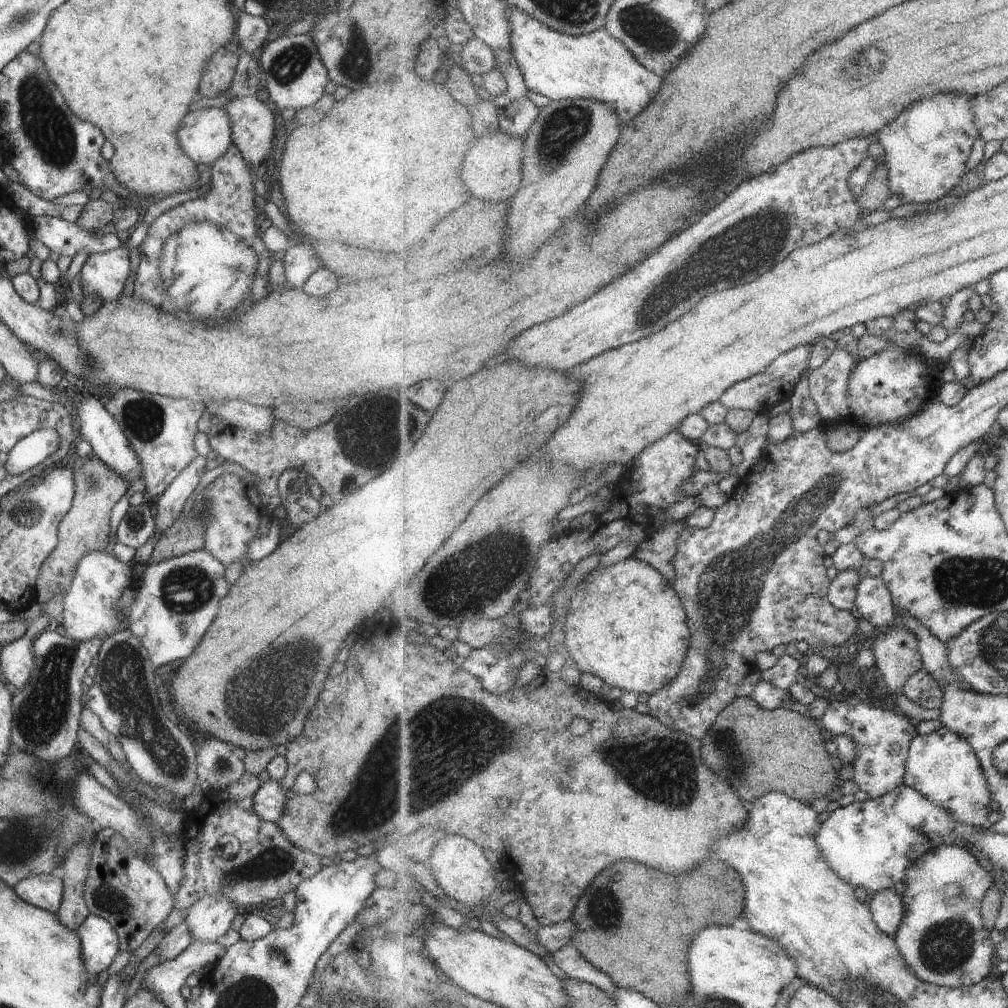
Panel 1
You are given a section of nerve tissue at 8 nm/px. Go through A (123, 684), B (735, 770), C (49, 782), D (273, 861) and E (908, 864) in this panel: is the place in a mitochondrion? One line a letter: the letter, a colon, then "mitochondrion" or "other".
A: mitochondrion
B: other
C: mitochondrion
D: mitochondrion
E: other

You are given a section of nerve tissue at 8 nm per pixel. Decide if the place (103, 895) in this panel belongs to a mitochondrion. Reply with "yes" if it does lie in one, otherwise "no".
yes

